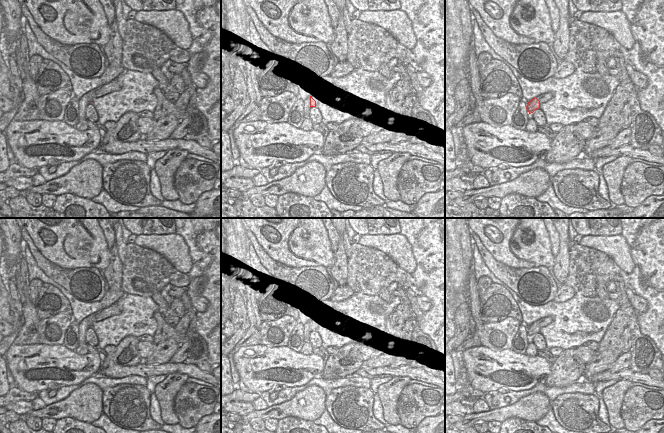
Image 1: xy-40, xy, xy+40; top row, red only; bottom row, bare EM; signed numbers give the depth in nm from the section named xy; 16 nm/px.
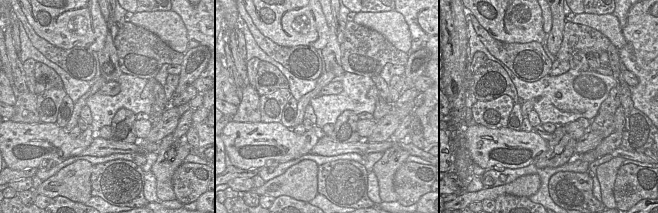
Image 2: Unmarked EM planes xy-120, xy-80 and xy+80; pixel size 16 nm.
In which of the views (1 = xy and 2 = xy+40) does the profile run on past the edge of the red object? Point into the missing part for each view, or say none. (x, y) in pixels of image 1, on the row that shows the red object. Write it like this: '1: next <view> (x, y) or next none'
1: next xy (324, 93)
2: next xy+40 (545, 97)

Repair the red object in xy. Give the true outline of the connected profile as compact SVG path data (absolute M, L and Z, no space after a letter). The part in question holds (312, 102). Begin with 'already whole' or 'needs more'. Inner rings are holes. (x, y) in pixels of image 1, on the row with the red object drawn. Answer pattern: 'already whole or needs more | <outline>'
needs more | M327 87L311 95L310 96L310 108L316 107L316 105L320 101L330 96L334 91L335 91L335 87Z

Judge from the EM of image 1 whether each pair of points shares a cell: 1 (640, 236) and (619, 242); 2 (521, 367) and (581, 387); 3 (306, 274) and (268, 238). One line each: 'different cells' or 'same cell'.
1: different cells
2: different cells
3: different cells

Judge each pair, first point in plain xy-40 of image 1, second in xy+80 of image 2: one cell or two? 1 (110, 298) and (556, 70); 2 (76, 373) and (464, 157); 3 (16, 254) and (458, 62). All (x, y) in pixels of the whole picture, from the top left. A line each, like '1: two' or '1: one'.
1: one
2: two
3: one

